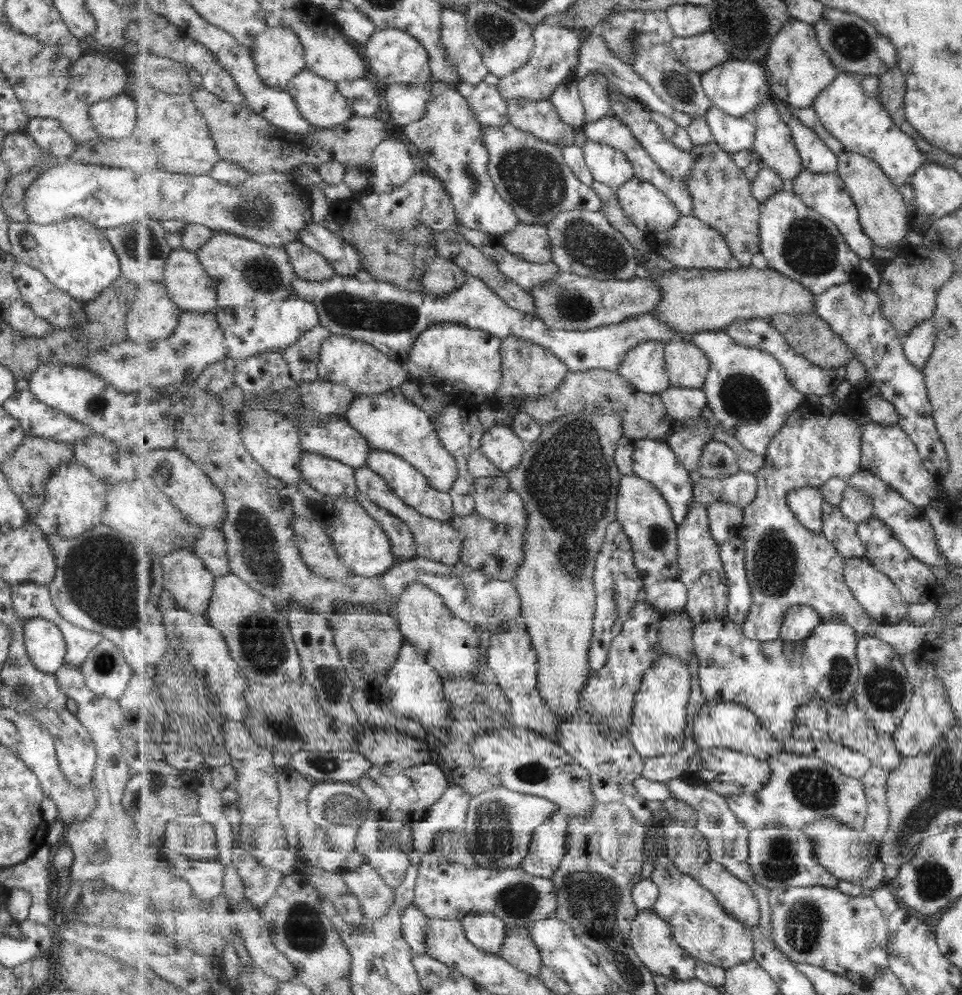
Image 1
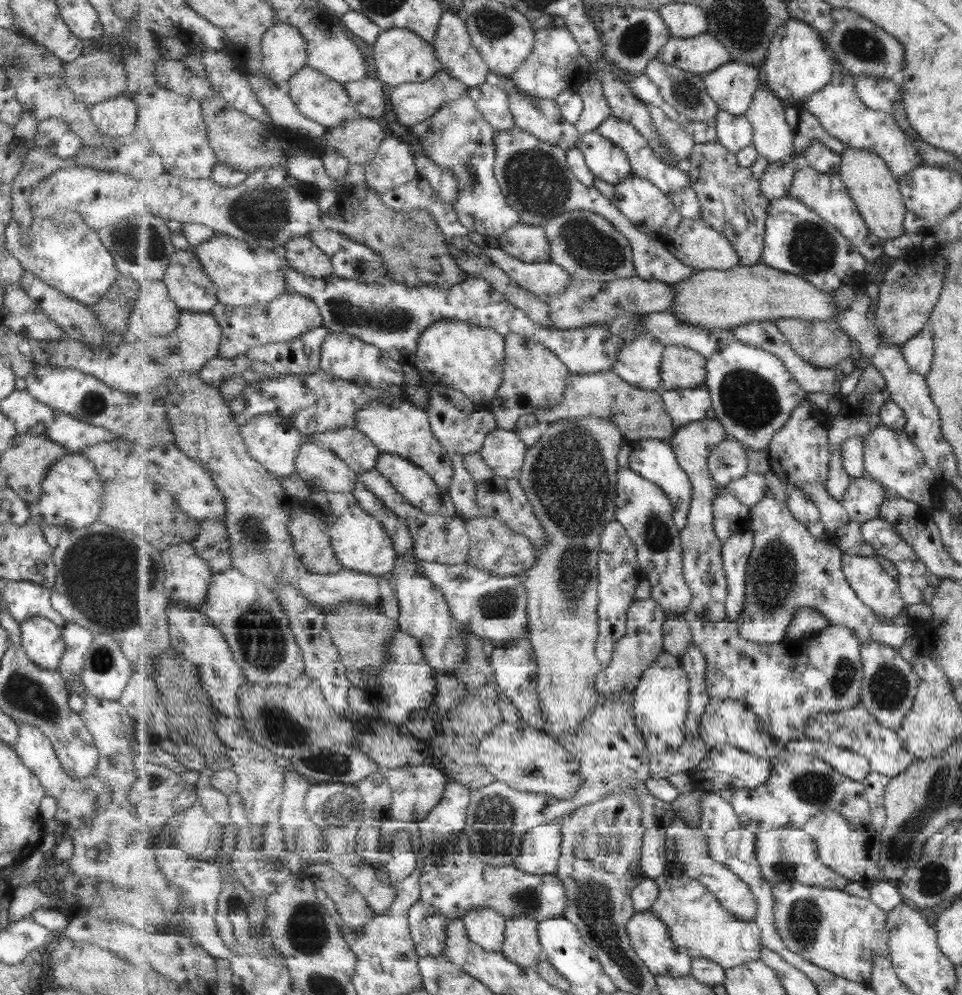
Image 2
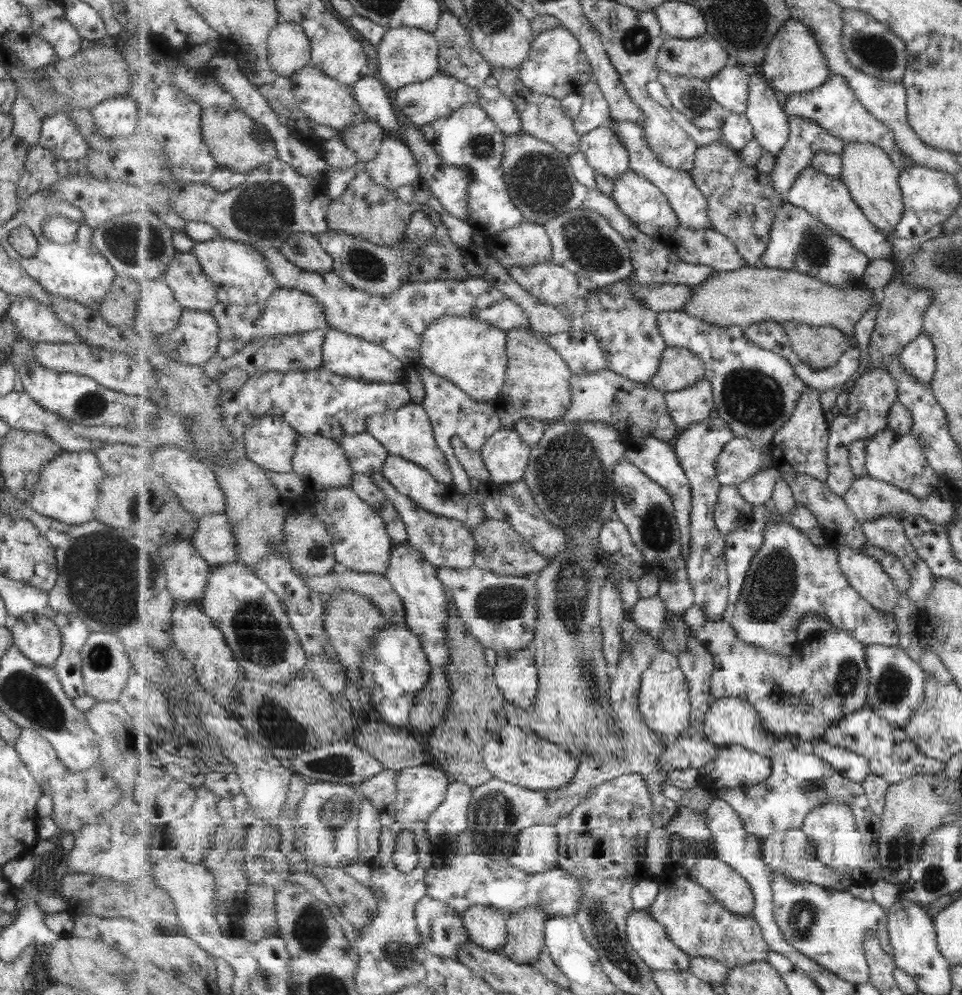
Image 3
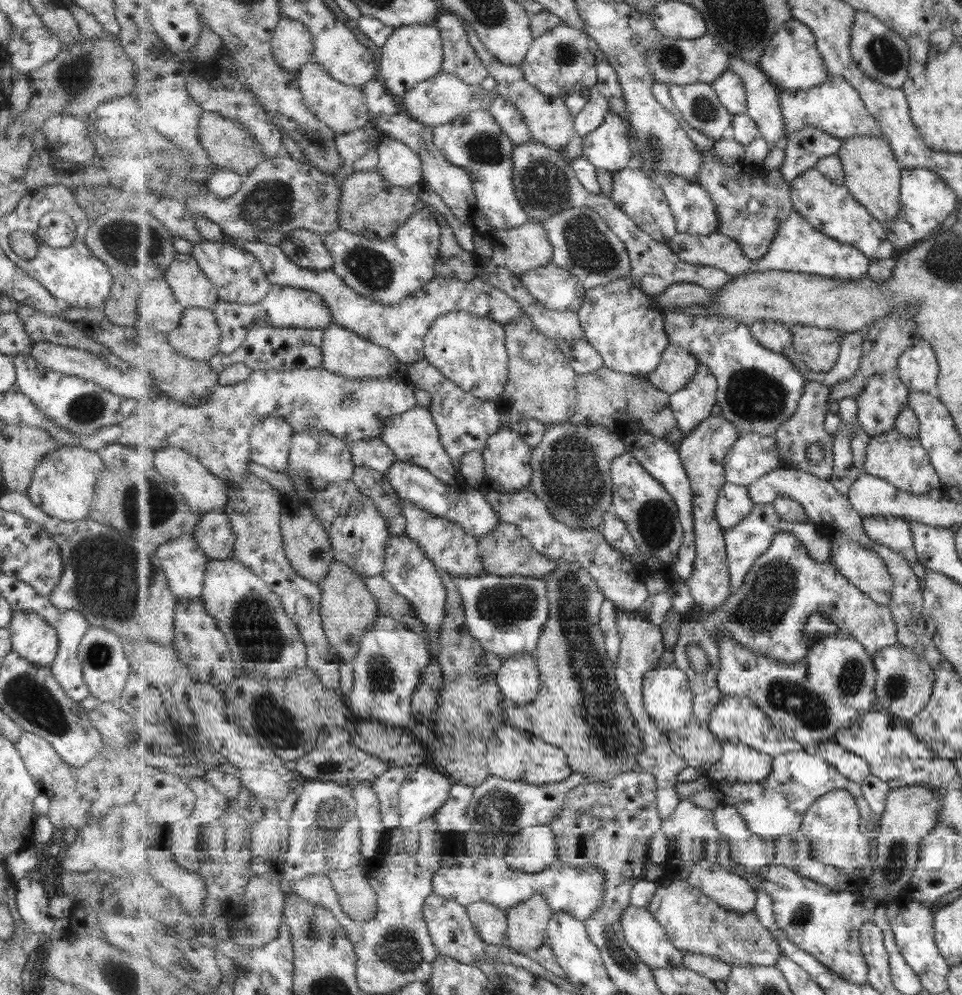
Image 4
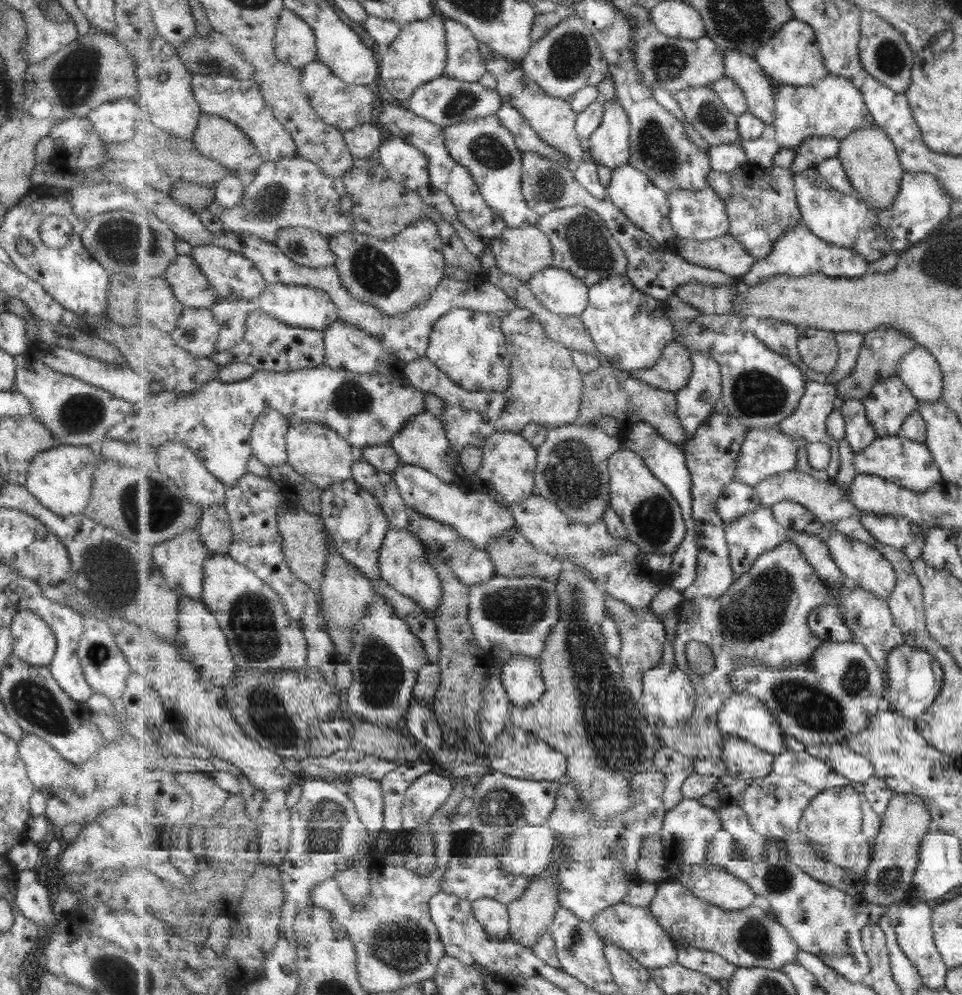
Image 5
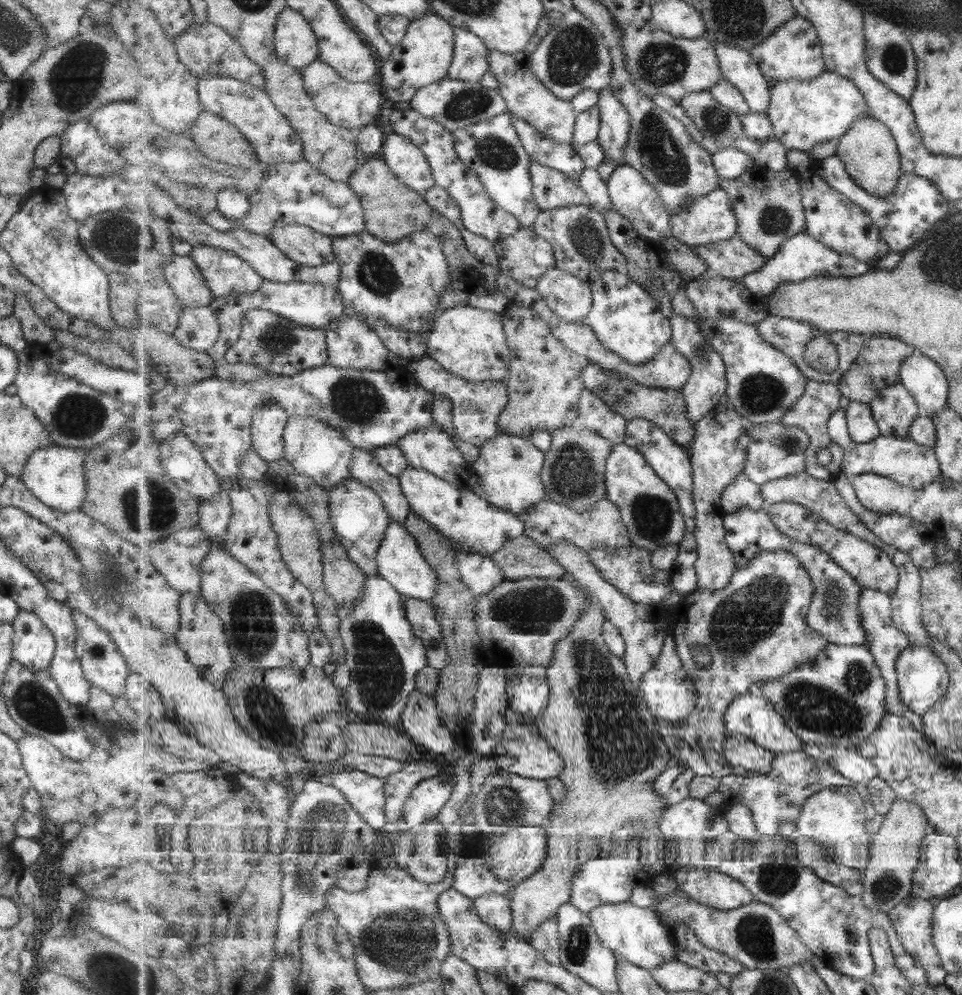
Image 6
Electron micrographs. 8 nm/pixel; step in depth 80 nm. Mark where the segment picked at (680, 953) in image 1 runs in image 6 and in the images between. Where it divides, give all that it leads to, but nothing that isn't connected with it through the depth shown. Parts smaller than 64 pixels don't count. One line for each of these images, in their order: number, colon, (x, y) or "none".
2: (651, 937)
3: (649, 937)
4: (646, 934)
5: (634, 928)
6: (638, 934)

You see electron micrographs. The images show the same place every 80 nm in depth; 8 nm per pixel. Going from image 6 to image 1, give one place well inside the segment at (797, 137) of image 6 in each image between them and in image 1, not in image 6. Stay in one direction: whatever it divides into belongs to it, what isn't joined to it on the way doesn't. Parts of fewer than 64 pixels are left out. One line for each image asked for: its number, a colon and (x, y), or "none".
1: (863, 124)
2: (839, 108)
3: (834, 106)
4: (836, 106)
5: (835, 107)

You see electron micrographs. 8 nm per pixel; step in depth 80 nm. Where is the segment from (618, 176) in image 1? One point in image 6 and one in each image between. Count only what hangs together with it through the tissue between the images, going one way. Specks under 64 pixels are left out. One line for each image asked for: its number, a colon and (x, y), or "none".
2: (607, 161)
3: (605, 151)
4: (609, 148)
5: (609, 145)
6: (615, 130)

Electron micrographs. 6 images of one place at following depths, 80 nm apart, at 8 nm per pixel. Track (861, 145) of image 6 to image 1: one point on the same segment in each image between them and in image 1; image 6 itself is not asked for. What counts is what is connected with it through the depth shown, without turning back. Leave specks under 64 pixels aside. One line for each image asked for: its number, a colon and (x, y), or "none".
1: (882, 208)
2: (875, 189)
3: (871, 175)
4: (873, 176)
5: (873, 164)

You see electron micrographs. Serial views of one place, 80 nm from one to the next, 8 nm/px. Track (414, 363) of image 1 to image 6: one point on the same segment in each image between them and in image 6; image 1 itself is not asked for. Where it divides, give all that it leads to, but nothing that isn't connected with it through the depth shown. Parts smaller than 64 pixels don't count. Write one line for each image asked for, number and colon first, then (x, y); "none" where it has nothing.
2: (470, 358)
3: (472, 353)
4: (471, 351)
5: (470, 346)
6: (471, 343)

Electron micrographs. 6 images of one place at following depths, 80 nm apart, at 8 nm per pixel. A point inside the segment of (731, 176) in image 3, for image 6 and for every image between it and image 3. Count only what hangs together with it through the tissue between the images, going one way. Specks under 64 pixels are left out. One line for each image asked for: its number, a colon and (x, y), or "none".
4: (751, 202)
5: (762, 205)
6: (768, 204)

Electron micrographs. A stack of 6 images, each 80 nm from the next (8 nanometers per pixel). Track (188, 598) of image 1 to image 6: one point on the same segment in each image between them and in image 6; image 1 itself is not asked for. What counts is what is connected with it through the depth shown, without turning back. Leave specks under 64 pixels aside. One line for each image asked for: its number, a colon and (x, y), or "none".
2: (189, 577)
3: (188, 572)
4: (185, 563)
5: (182, 560)
6: (180, 557)

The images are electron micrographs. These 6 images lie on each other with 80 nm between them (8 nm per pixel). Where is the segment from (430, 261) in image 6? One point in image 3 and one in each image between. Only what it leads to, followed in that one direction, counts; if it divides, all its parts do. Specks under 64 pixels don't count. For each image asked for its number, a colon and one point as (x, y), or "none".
3: (376, 269)
4: (388, 271)
5: (401, 273)

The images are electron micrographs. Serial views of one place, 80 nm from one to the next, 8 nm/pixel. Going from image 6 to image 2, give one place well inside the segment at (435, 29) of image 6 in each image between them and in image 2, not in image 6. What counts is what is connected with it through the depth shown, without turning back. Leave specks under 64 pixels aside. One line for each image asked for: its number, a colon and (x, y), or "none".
2: (400, 55)
3: (406, 55)
4: (413, 54)
5: (419, 55)

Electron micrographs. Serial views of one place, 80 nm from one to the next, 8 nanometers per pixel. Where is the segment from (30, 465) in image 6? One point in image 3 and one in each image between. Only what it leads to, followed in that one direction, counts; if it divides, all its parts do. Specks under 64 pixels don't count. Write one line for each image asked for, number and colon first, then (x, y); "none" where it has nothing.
3: (67, 488)
4: (62, 486)
5: (60, 479)

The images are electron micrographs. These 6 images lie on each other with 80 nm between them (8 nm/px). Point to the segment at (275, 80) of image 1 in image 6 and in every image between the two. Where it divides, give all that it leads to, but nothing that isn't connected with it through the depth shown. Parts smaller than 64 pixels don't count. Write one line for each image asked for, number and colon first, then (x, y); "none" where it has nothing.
2: (285, 51)
3: (290, 49)
4: (292, 43)
5: (296, 45)
6: (297, 44)

